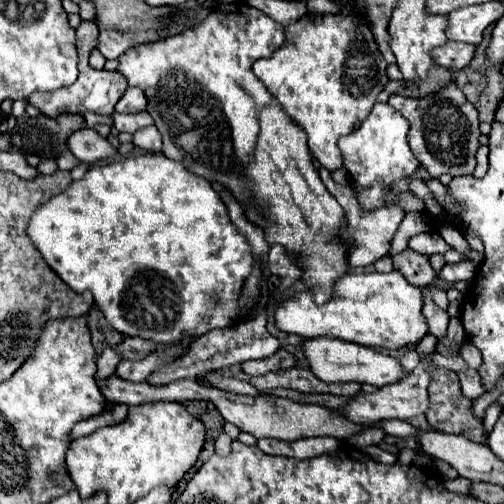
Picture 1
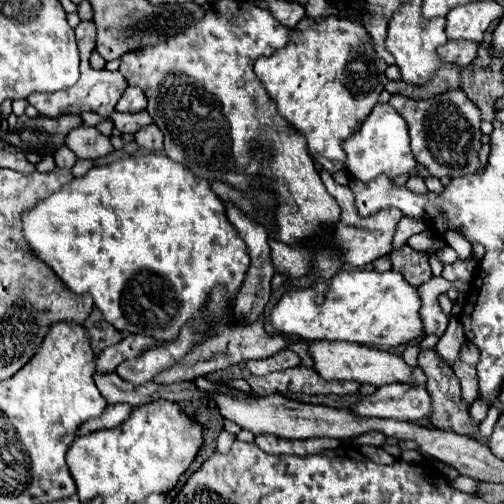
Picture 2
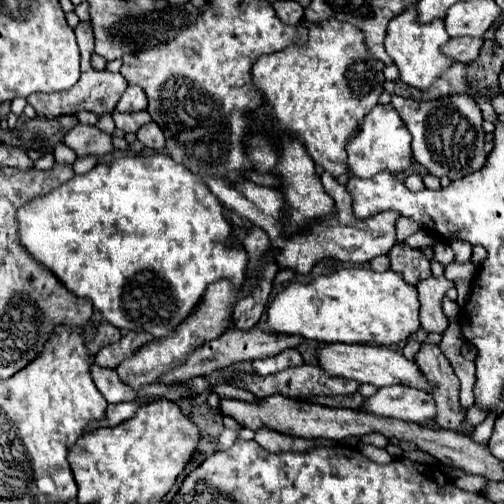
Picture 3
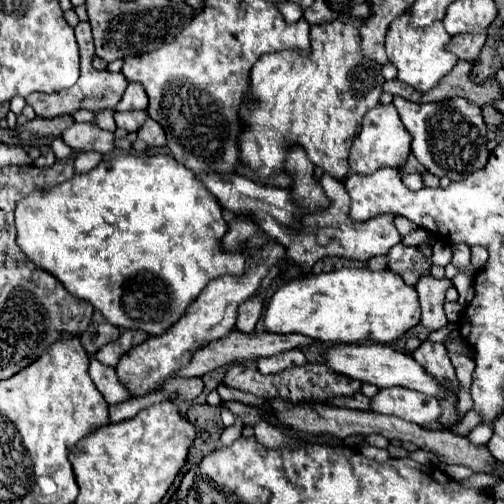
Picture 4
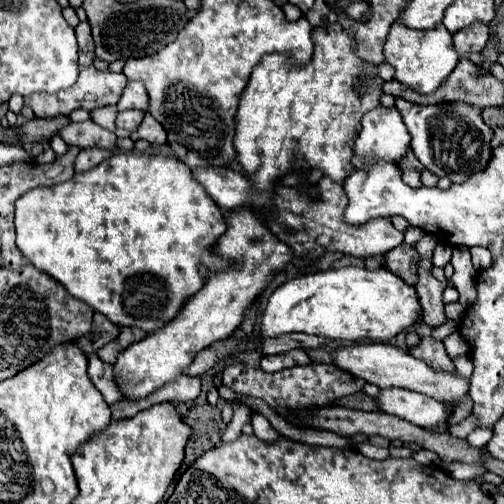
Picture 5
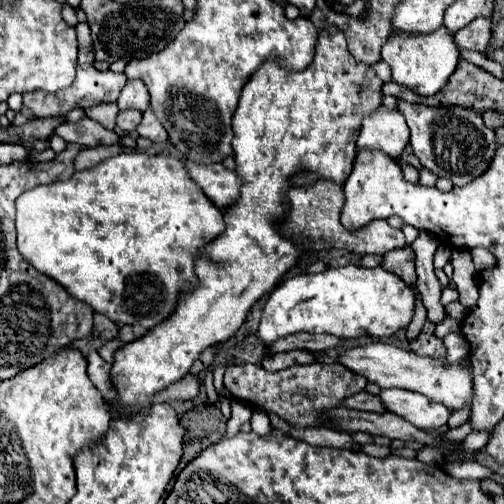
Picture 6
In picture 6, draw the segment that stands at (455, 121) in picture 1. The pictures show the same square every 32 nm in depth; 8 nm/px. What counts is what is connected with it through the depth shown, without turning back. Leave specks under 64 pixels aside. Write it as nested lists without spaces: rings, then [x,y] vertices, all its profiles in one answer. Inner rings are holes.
[[[404,100],[398,102],[398,110],[410,126],[410,144],[424,168],[452,180],[454,186],[464,186],[488,170],[498,144],[494,130],[484,126],[480,114],[460,106],[430,108],[426,104],[410,104]]]

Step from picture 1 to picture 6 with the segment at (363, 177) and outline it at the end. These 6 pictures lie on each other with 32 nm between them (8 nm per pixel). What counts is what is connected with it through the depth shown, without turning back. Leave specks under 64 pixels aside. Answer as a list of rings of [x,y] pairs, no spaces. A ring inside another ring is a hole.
[[[382,106],[376,110],[376,114],[362,120],[358,150],[376,148],[388,154],[390,158],[398,158],[408,140],[410,140],[410,128],[404,116],[398,110],[388,110]]]

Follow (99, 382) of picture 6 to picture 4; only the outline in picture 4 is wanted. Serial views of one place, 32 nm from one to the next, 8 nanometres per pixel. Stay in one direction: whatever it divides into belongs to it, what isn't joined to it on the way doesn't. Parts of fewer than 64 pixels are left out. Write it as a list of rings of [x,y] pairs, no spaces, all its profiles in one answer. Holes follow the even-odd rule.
[[[96,356],[90,358],[90,378],[92,378],[94,386],[102,392],[102,396],[106,398],[108,404],[118,404],[118,402],[124,402],[130,398],[128,392],[120,386],[114,368],[98,362]]]

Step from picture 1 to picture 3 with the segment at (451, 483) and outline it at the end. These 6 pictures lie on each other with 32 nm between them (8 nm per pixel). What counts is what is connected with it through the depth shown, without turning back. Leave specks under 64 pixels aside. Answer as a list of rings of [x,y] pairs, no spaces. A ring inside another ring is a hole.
[[[464,476],[464,478],[456,478],[454,482],[458,488],[470,490],[470,492],[480,492],[488,484],[488,480],[484,476]]]

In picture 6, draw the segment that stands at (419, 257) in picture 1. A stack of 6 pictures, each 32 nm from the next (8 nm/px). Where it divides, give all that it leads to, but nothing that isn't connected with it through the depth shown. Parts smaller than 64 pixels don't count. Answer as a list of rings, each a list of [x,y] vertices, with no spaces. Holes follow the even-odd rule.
[[[410,246],[398,248],[398,250],[392,250],[392,252],[384,254],[382,268],[386,268],[388,272],[394,272],[396,276],[400,276],[406,284],[414,284],[416,282],[414,252],[412,252]]]

